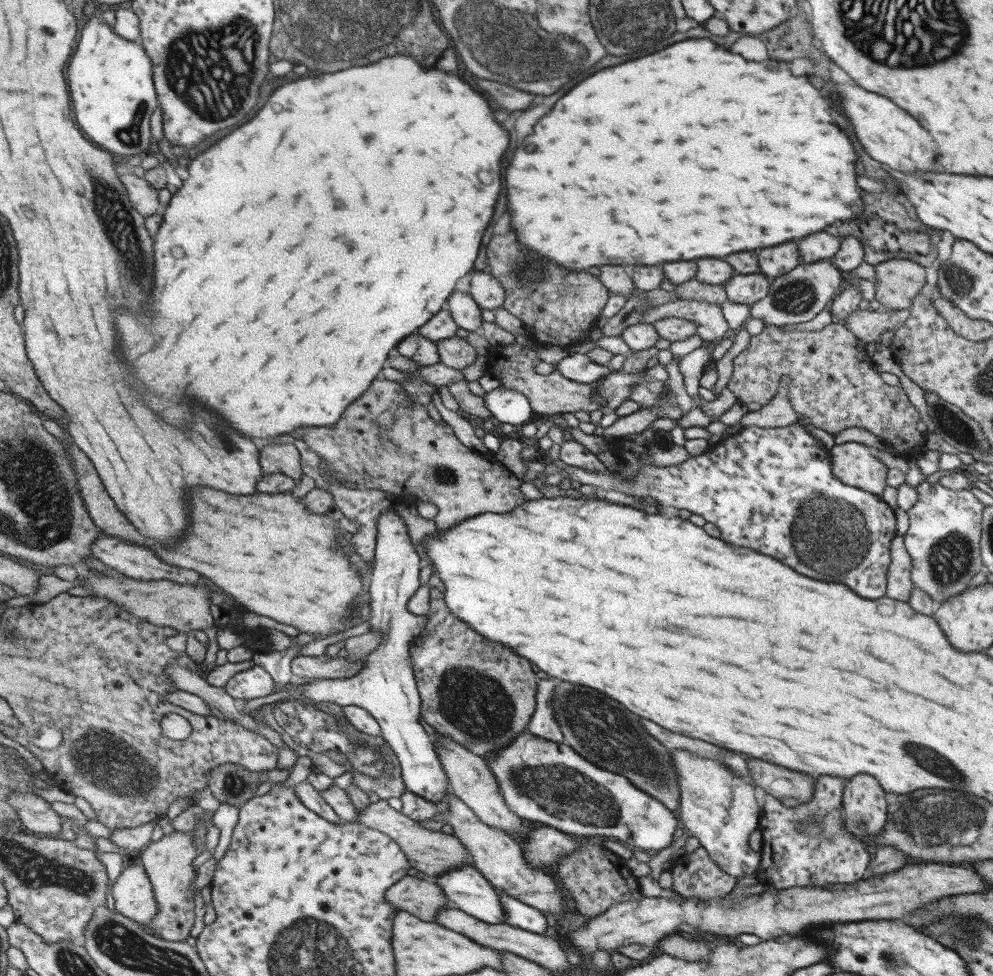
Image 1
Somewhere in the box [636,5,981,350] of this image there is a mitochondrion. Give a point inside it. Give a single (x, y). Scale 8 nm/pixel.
(953, 40)

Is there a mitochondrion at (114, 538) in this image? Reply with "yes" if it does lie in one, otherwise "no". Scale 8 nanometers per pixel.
no

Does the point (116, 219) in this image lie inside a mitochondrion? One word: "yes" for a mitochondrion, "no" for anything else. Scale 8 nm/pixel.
yes

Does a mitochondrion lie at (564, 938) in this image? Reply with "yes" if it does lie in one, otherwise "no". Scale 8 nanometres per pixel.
no

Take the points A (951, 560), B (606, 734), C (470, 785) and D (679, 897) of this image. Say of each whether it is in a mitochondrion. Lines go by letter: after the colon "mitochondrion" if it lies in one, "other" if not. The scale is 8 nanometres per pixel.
A: mitochondrion
B: mitochondrion
C: other
D: other

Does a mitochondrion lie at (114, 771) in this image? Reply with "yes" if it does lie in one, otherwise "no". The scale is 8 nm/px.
yes

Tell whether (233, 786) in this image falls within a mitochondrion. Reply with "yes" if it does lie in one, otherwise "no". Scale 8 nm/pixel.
yes

